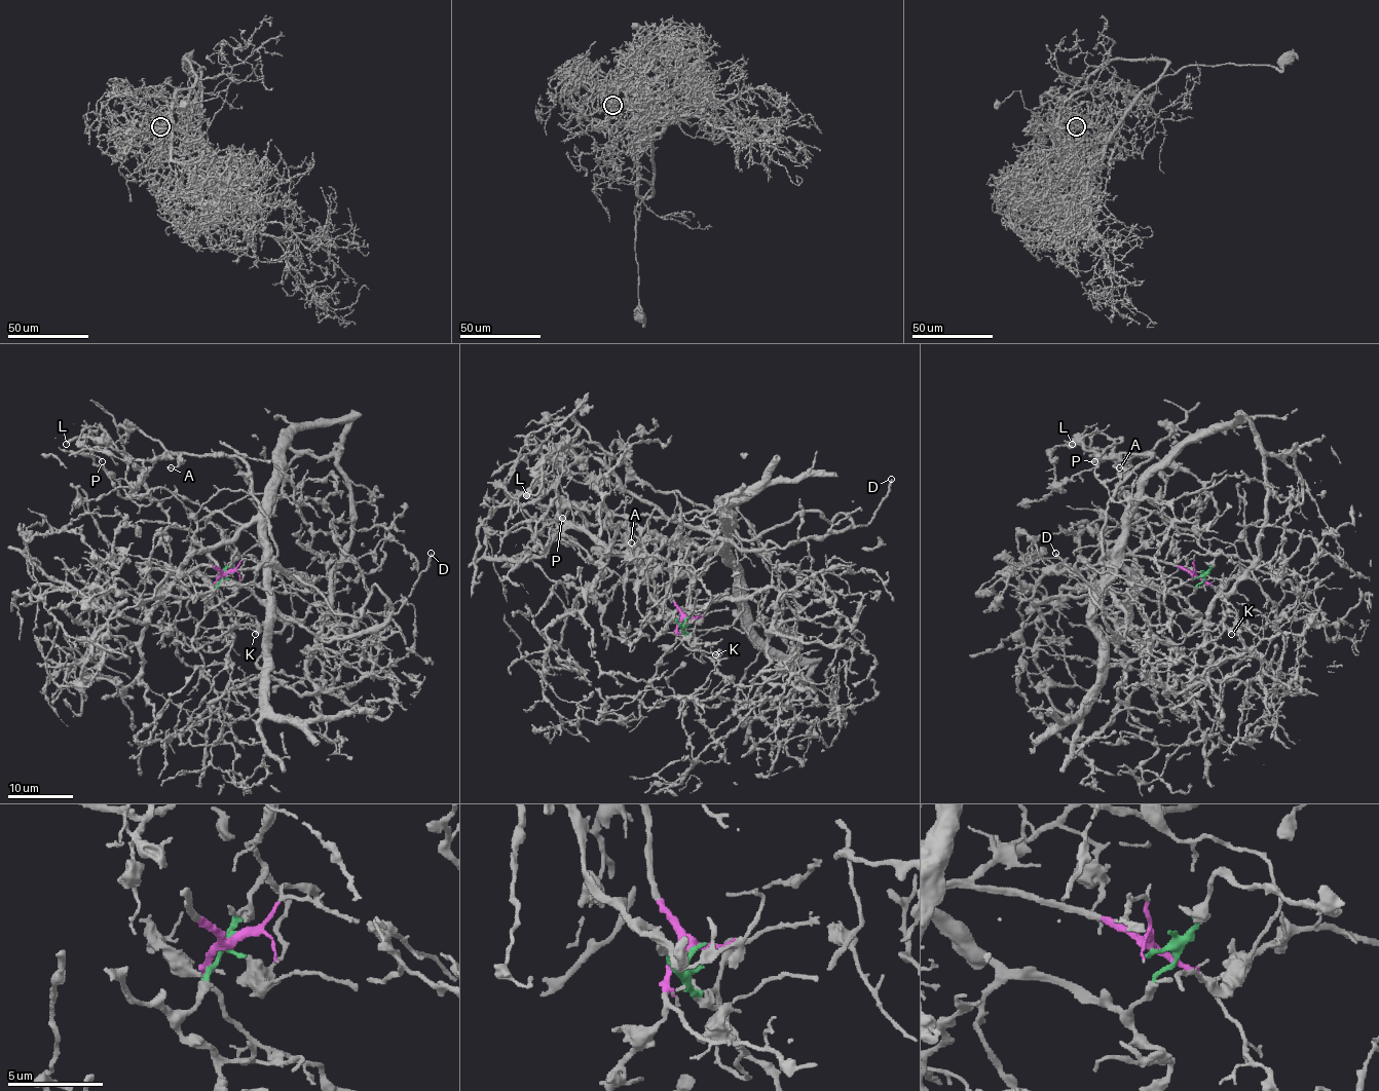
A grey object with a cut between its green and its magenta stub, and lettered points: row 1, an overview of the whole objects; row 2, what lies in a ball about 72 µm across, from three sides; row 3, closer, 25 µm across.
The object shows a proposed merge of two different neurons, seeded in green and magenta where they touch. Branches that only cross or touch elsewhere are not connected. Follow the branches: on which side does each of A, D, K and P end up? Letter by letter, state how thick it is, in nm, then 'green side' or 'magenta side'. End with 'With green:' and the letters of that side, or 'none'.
A: 220 nm thick; magenta side
D: 240 nm thick; magenta side
K: 340 nm thick; magenta side
P: 200 nm thick; green side
With green: P

